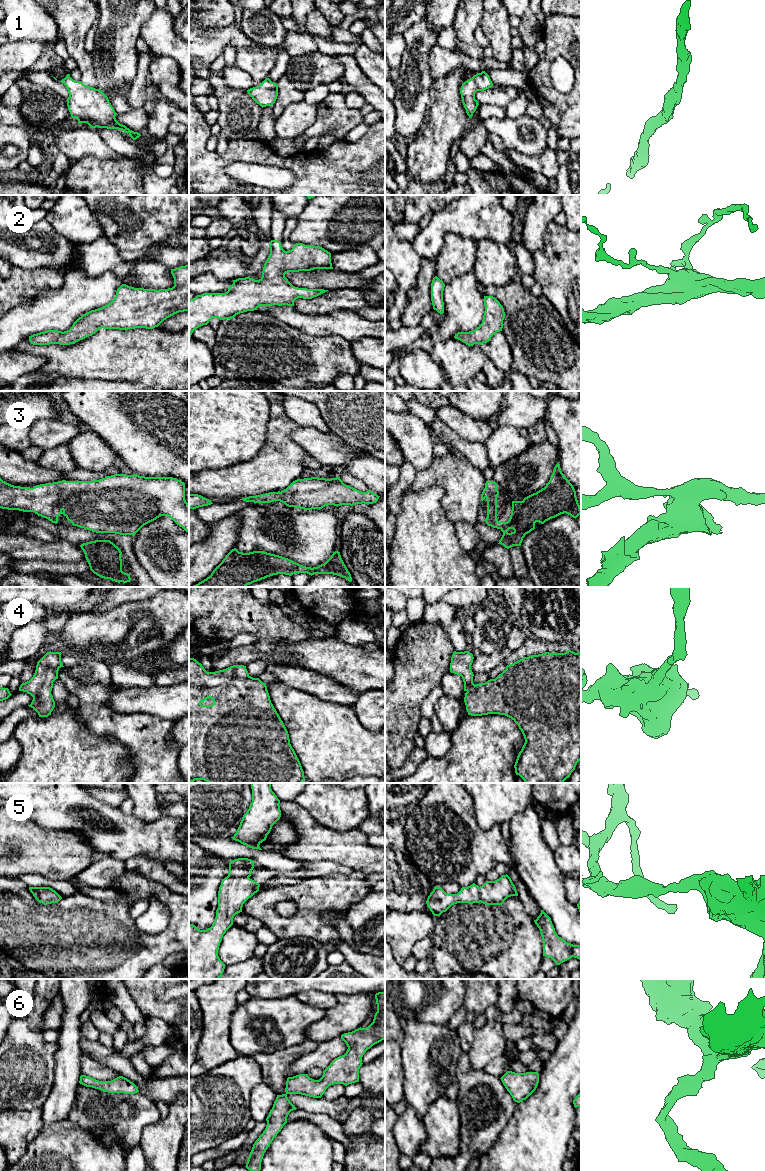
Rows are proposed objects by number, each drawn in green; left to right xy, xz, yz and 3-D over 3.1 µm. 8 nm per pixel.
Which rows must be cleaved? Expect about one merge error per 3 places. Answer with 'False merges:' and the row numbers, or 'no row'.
False merges: no row

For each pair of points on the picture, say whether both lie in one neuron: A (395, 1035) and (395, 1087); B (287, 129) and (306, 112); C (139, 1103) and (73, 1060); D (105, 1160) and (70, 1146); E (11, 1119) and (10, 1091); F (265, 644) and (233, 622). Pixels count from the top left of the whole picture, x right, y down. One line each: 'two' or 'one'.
A: one
B: one
C: two
D: one
E: two
F: two

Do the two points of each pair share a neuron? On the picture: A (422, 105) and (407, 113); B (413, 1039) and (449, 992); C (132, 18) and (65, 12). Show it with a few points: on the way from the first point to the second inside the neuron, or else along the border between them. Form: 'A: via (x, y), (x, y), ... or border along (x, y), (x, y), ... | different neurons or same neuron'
A: via (418, 106), (411, 113) | same neuron
B: border along (403, 1016), (413, 1015), (425, 1022), (447, 1024) | different neurons
C: border along (100, 10), (97, 18) | different neurons

